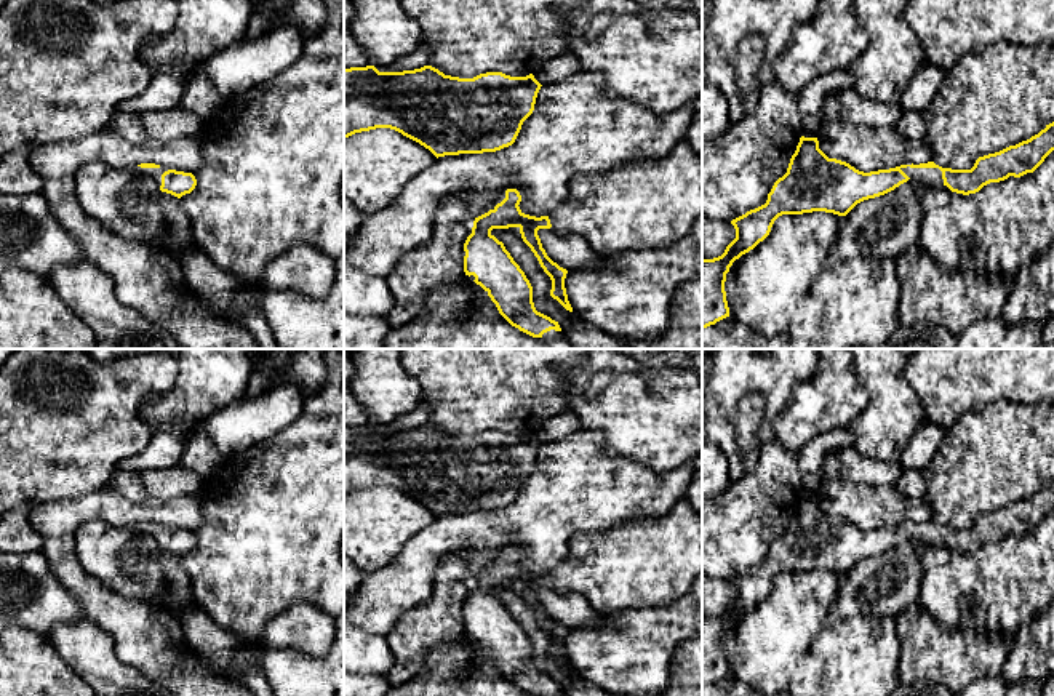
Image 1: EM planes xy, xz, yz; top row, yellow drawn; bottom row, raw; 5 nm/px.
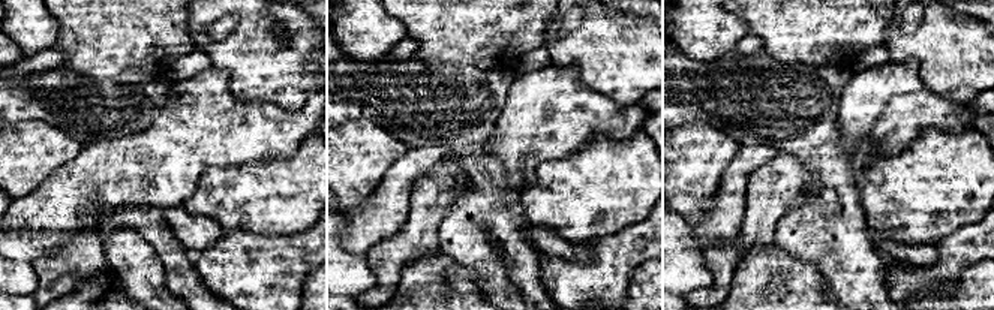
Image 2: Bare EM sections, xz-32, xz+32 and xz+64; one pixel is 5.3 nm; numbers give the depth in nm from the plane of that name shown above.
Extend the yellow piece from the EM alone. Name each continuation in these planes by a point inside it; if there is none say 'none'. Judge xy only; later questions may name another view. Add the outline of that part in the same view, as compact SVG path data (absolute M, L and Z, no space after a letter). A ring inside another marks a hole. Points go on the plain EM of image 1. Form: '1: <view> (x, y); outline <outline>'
1: xy (155, 532); outline M131 525L128 530L139 533L139 534L149 534L157 539L158 544L162 544L162 533L168 530L168 526L141 526L141 525Z

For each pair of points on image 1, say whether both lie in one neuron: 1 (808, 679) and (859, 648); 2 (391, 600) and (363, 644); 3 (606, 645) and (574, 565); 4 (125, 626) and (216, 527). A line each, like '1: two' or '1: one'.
1: one
2: two
3: two
4: two

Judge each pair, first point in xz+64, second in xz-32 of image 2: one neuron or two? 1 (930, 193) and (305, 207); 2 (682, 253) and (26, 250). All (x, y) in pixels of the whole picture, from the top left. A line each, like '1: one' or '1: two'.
1: one
2: two

